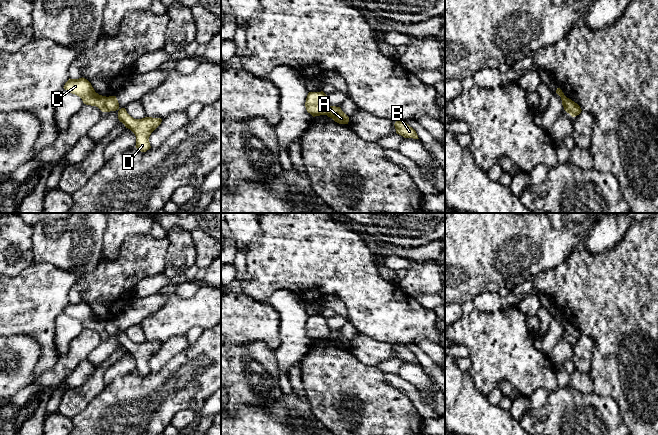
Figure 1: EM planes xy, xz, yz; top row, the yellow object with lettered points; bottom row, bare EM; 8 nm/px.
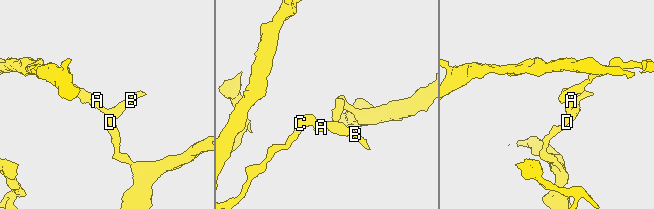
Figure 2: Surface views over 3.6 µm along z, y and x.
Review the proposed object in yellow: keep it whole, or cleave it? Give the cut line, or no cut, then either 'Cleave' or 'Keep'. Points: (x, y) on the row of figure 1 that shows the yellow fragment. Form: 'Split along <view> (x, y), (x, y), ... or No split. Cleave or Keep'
Split along xy (107, 97), (104, 103), (104, 111). Cleave

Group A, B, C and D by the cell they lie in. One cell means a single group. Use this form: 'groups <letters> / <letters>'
groups A B D / C

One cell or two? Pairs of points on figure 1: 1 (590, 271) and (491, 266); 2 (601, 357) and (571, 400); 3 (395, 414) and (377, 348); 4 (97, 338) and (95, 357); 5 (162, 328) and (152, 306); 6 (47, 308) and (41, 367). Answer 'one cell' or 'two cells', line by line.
1: two cells
2: two cells
3: two cells
4: two cells
5: two cells
6: one cell

